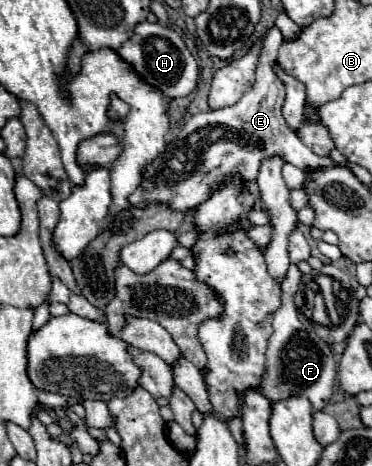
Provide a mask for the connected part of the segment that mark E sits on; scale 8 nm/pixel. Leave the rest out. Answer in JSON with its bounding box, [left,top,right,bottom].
[131,26,335,210]

